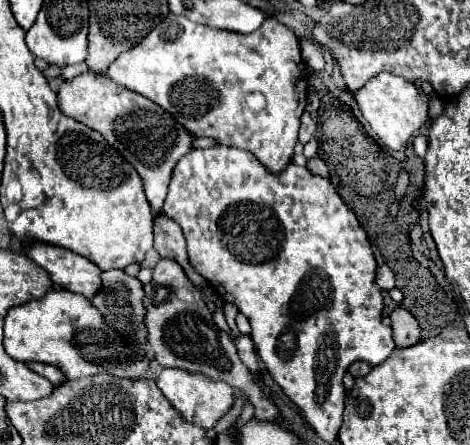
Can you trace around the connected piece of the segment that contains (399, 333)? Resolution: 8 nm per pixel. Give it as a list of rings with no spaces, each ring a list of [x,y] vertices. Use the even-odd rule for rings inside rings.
[[[395,309],[391,313],[391,329],[393,329],[393,341],[397,347],[409,347],[415,345],[421,339],[421,329],[417,319],[407,309]]]

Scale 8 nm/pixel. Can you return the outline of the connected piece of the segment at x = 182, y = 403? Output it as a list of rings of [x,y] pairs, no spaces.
[[[163,369],[157,377],[157,387],[187,423],[199,425],[203,429],[213,429],[213,425],[229,411],[235,399],[233,389],[229,385],[213,381],[209,377],[201,377],[201,373],[187,373],[181,369]]]

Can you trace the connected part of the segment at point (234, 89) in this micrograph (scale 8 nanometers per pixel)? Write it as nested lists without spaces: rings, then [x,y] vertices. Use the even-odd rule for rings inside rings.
[[[167,15],[167,21],[157,25],[135,49],[121,53],[103,77],[155,101],[195,137],[215,137],[221,145],[255,153],[271,171],[283,171],[291,161],[307,87],[299,39],[291,27],[273,17],[267,17],[257,31],[241,35]],[[251,104],[265,107],[253,111]]]

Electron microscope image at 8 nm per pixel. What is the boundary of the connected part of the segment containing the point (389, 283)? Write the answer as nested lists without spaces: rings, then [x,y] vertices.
[[[381,265],[377,269],[377,283],[385,291],[391,291],[395,287],[395,275],[393,275],[393,271],[391,271],[389,265]]]

